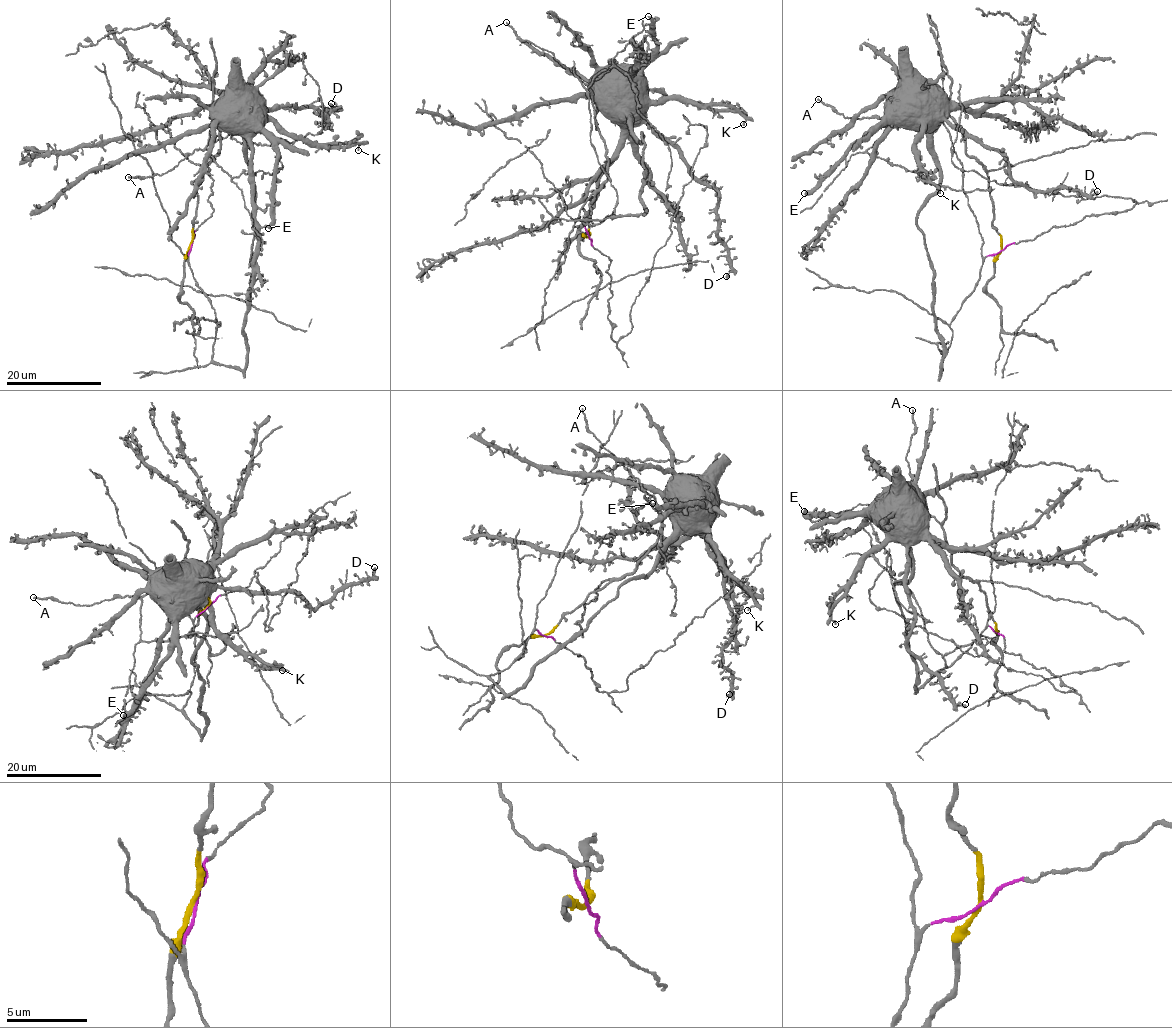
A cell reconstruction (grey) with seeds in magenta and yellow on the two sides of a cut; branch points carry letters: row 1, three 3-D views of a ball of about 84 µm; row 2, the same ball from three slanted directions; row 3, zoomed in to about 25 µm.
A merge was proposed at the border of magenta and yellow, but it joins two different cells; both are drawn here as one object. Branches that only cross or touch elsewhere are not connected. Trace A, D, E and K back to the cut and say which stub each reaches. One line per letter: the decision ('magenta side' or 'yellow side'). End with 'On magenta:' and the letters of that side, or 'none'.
A: yellow side
D: magenta side
E: magenta side
K: magenta side
On magenta: D, E, K

